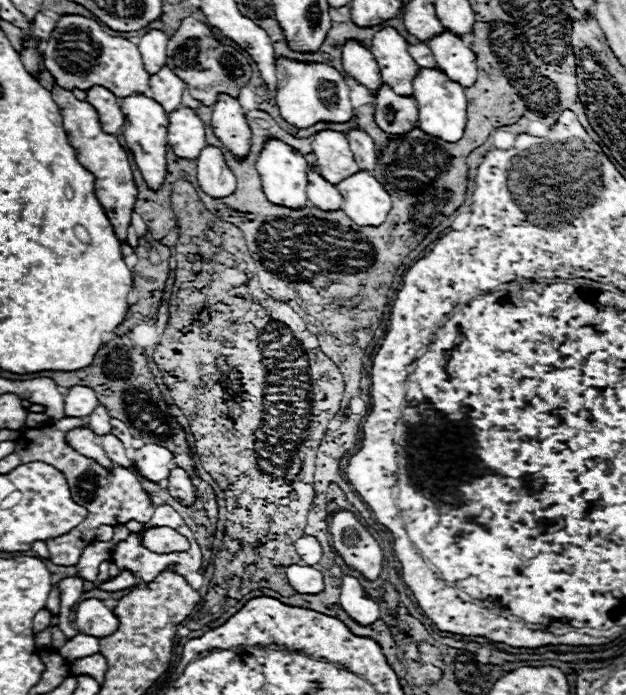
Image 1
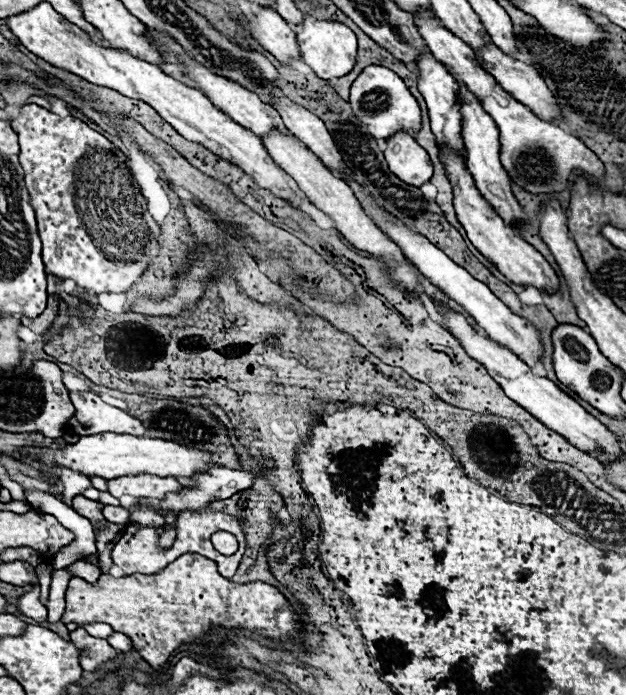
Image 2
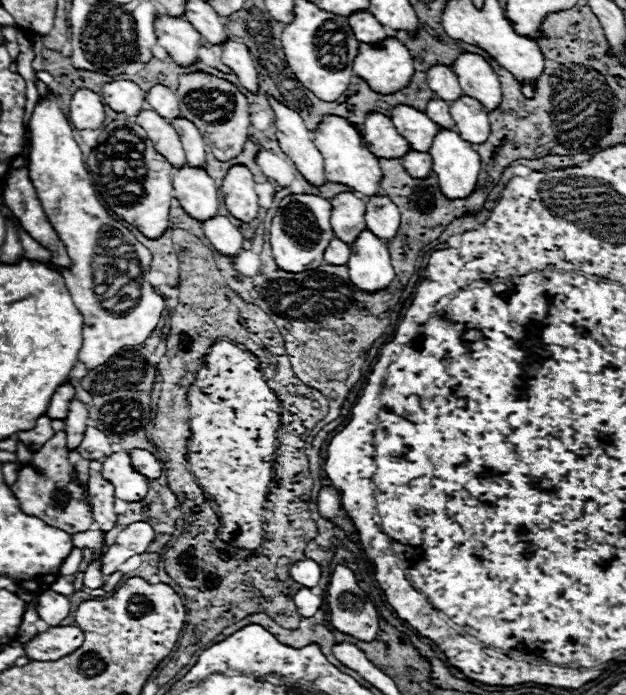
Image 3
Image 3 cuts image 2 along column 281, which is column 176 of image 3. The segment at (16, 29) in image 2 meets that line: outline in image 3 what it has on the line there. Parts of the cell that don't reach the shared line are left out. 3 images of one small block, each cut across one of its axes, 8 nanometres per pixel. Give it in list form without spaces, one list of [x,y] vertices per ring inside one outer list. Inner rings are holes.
[[[182,166],[172,174],[174,198],[198,220],[208,220],[218,212],[218,188],[204,168]]]

